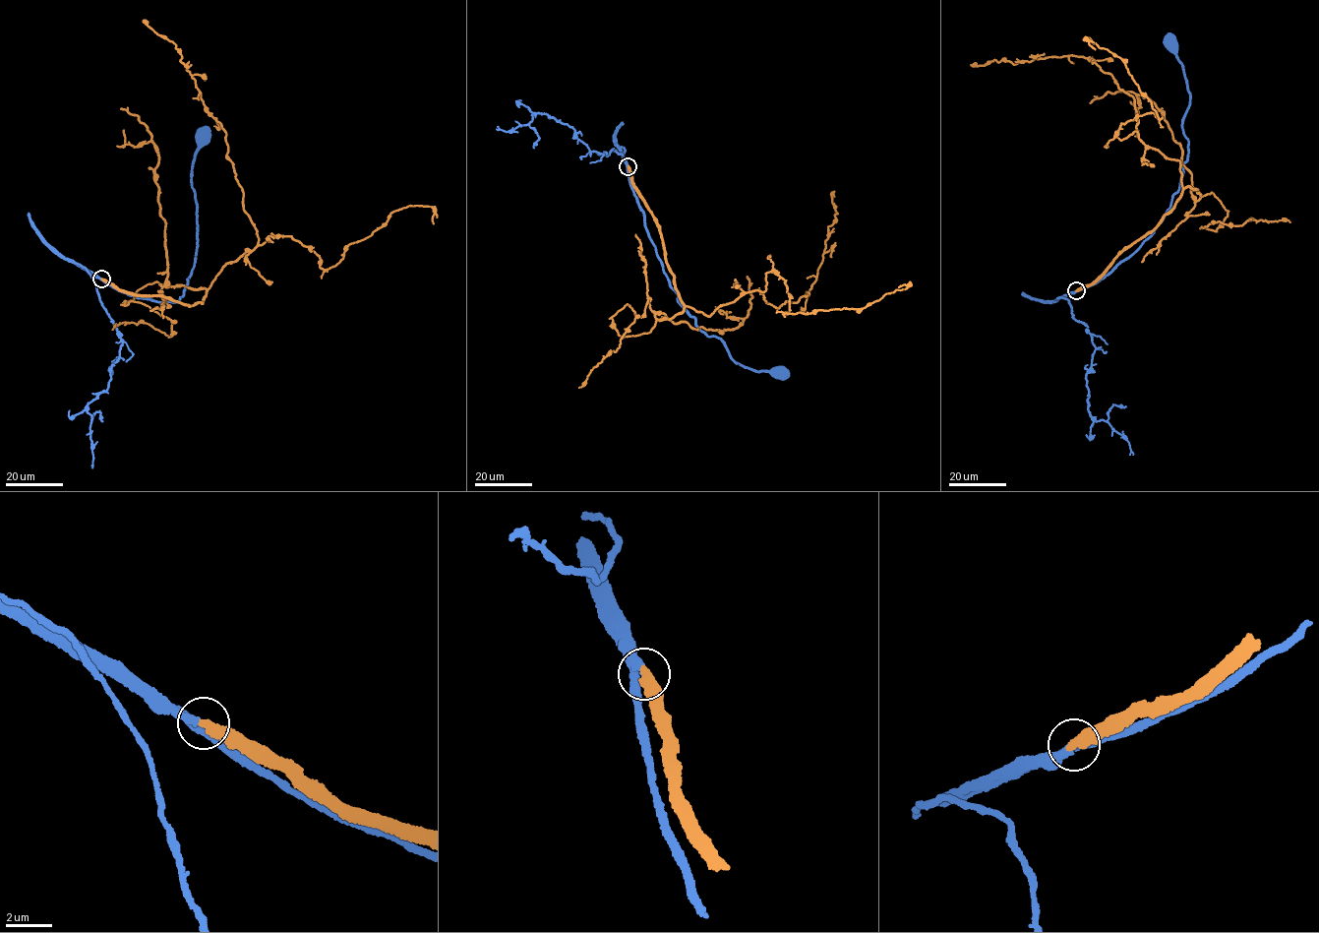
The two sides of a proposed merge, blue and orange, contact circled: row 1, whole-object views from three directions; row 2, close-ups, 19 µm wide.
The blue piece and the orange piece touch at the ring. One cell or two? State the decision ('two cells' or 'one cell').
one cell

